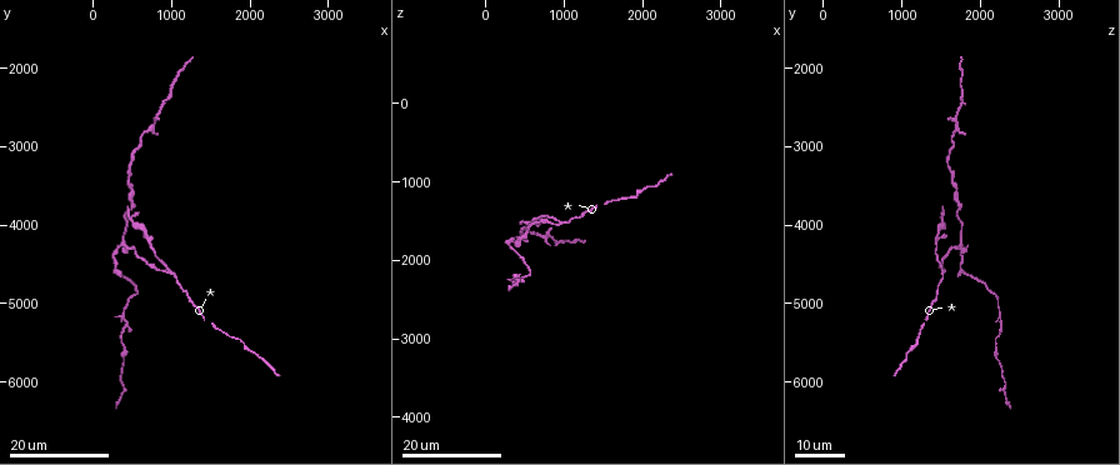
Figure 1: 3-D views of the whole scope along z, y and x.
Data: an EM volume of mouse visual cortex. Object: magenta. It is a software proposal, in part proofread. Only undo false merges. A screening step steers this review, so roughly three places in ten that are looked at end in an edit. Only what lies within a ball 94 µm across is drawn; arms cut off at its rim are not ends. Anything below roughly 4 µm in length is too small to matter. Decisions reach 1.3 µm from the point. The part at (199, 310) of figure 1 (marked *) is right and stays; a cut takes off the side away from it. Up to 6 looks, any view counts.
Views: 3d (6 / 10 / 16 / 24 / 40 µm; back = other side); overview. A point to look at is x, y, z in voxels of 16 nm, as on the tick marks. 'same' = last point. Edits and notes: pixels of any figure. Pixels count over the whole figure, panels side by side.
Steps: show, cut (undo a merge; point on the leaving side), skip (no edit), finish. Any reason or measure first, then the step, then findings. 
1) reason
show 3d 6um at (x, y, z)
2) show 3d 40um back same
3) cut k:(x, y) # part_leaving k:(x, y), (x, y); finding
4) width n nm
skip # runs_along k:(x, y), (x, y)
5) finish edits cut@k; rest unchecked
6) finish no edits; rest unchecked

three arms meet
show 3d 16um at (950, 4600, 1500)

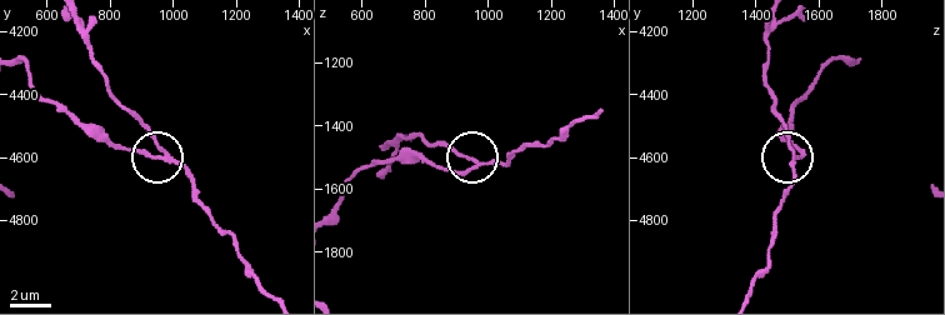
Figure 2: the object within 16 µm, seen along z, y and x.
show 3d 10um at (950, 4580, 1520)

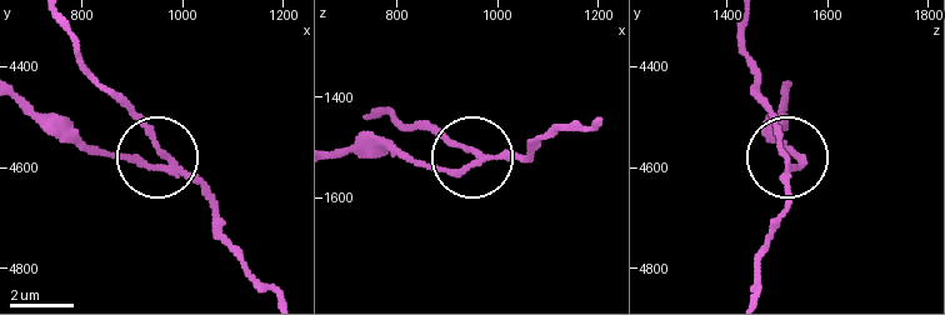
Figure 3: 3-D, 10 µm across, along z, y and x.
arms 3
cut 3:(129, 154) # a second cell is stuck on

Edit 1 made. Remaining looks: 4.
show overview

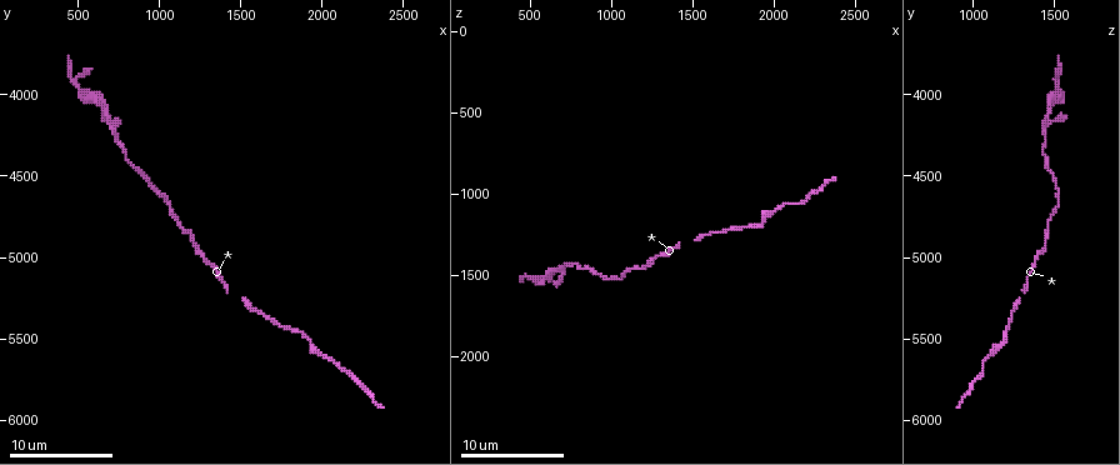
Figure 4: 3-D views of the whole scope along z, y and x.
calibre changes
show 3d 6um at (1220, 4900, 1440)

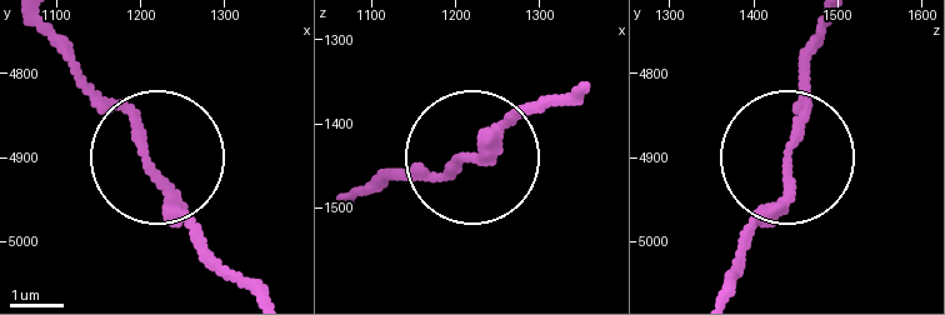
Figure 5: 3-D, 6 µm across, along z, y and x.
width 170 nm
skip # runs_along 5:(723, 290), (786, 183), (804, 53); all the same cell

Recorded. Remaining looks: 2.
sudden change in width
show 3d 10um at (1940, 5520, 1200)

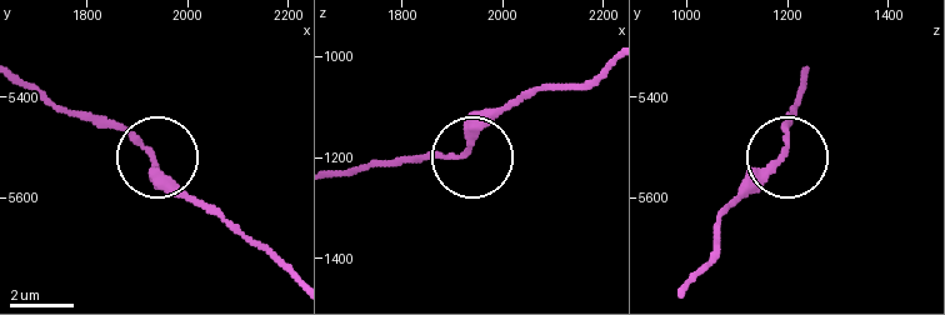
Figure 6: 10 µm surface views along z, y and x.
show 3d 6um at (1925, 5505, 1195)

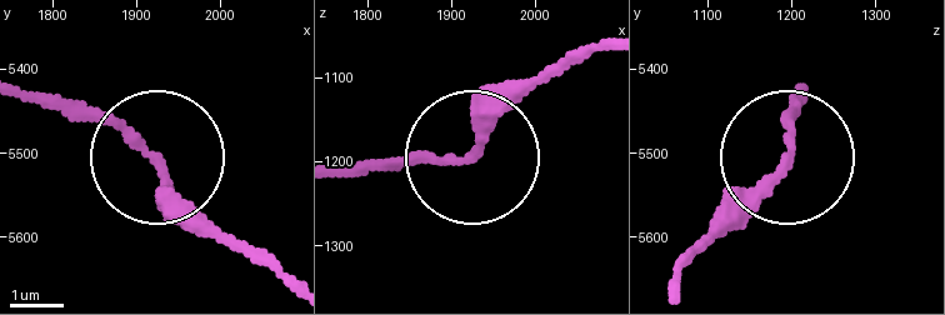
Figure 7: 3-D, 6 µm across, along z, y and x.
skip # runs_along 7:(341, 165), (463, 160), (539, 75); all the same cell

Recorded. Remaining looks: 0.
finish edits cut@3; rest unchecked

